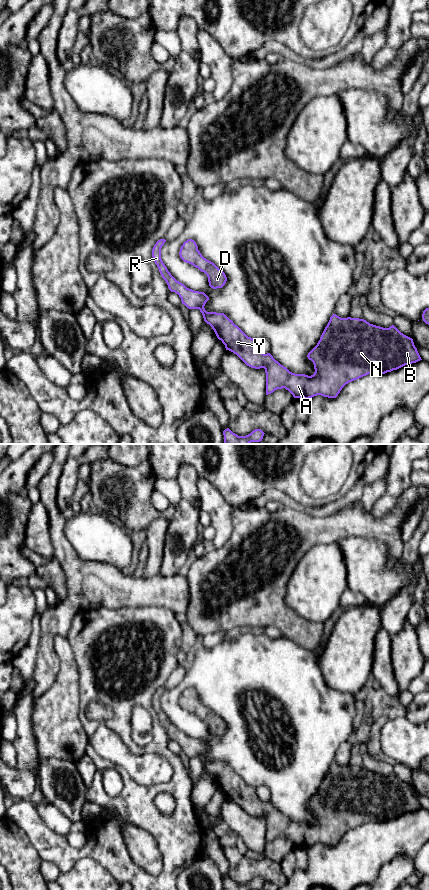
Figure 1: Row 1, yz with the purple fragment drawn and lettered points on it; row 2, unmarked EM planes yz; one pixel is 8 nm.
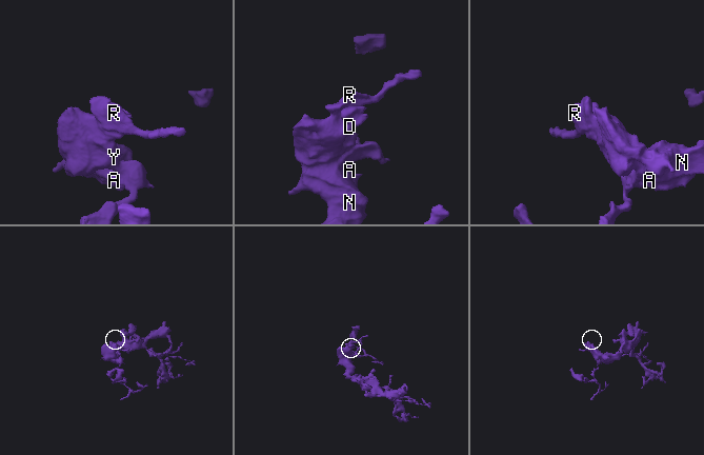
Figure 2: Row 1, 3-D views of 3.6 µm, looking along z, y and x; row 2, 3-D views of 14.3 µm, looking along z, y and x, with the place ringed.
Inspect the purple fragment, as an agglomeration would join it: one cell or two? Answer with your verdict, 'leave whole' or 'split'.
leave whole

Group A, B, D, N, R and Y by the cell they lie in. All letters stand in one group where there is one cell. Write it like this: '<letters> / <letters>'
A B D N R Y

